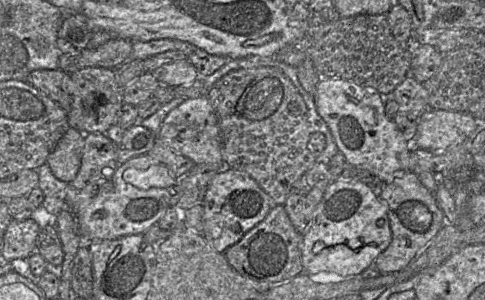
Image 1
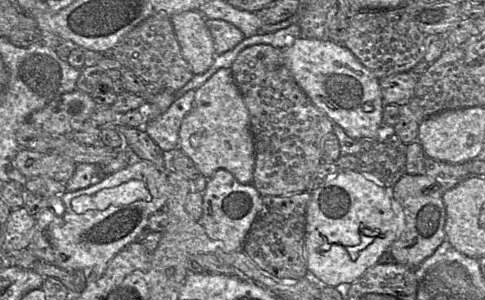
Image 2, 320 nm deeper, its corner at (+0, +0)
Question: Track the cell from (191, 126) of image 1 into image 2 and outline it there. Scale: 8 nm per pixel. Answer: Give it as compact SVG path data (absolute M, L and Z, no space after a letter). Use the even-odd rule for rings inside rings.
M231 68L219 69L196 89L192 109L181 124L179 148L206 178L223 168L231 172L239 182L252 183L255 145L250 128L250 115Z

